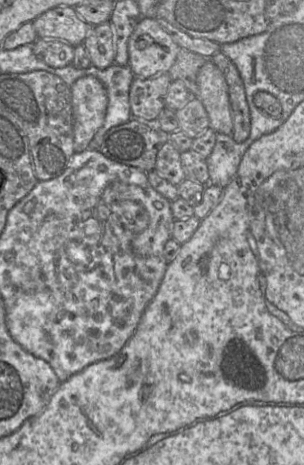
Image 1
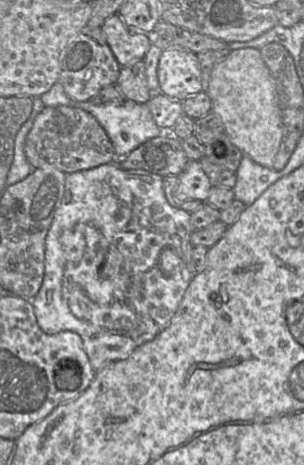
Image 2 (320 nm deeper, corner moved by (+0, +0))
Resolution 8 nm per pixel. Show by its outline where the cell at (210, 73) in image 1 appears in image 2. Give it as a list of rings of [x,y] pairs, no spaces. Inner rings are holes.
[[[257,48],[231,50],[228,56],[213,68],[207,85],[207,93],[212,101],[212,111],[220,118],[231,142],[240,149],[243,155],[250,157],[256,163],[267,168],[274,168],[275,157],[283,138],[283,124],[276,82],[263,61],[260,50]]]

